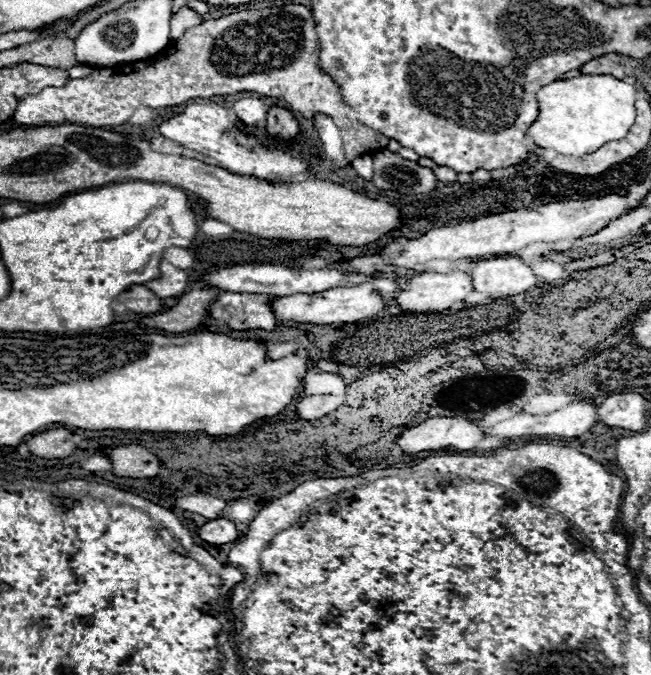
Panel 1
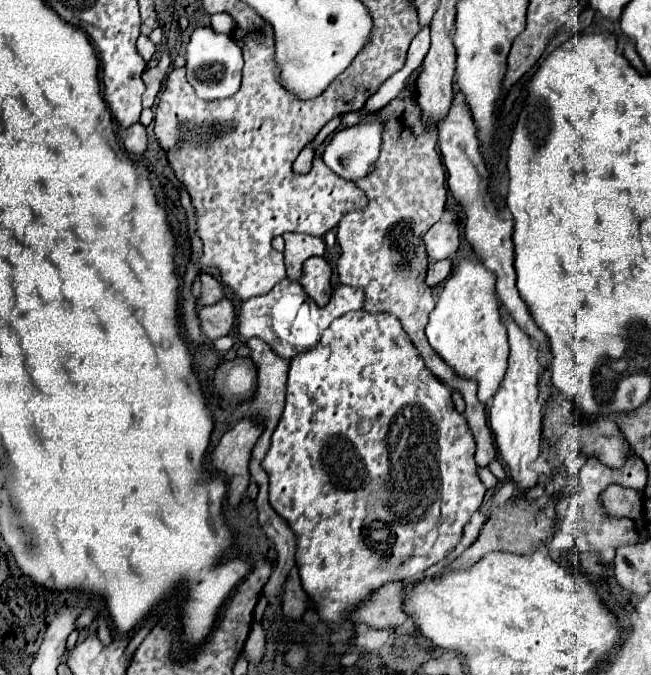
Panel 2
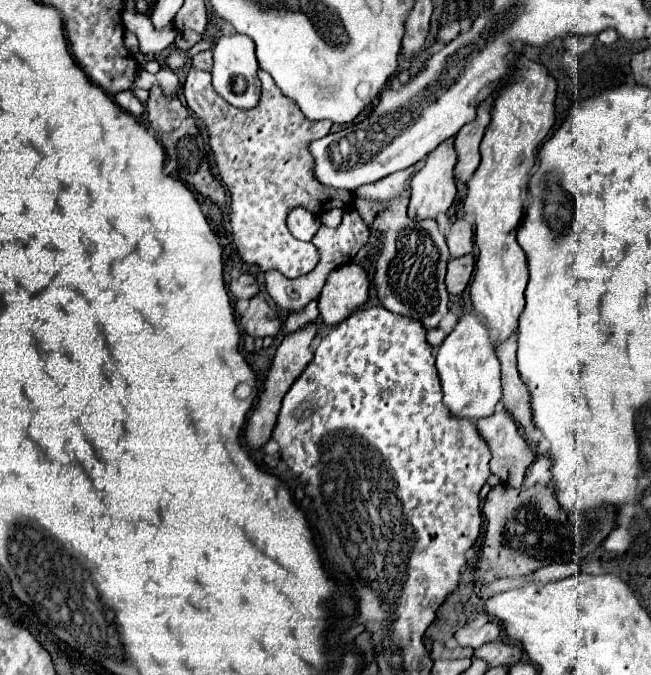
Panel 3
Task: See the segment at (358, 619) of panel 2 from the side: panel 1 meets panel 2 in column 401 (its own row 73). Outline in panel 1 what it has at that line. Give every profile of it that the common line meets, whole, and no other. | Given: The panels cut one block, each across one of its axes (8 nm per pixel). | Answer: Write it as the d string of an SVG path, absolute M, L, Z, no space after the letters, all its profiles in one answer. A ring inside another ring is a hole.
M602 56L602 58L590 60L588 64L584 64L584 68L582 68L582 74L612 74L614 78L626 80L624 68L622 68L620 64L616 64L616 62L612 62L608 56Z

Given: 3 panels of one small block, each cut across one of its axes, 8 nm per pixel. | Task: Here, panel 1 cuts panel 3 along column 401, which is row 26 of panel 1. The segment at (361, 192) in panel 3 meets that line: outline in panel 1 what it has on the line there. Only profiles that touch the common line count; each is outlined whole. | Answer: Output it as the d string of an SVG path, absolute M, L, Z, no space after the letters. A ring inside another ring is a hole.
M182 6L172 18L172 30L170 30L172 40L178 40L188 28L198 26L198 24L202 24L202 16L196 10L192 10L190 6Z

